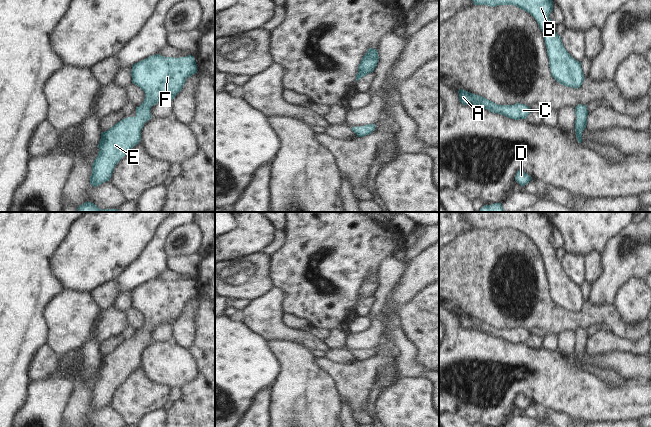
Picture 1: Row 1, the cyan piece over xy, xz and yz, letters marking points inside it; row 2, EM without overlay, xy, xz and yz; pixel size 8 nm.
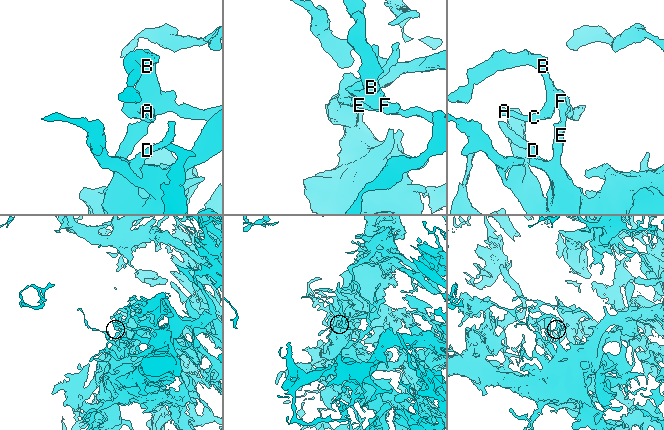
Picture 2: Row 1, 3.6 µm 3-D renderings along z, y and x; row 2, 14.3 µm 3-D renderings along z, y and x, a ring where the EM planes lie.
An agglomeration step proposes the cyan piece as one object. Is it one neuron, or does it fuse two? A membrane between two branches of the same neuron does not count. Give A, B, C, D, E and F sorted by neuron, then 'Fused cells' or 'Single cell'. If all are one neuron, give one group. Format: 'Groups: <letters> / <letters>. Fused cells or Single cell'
Groups: A B C D E F. Single cell.

